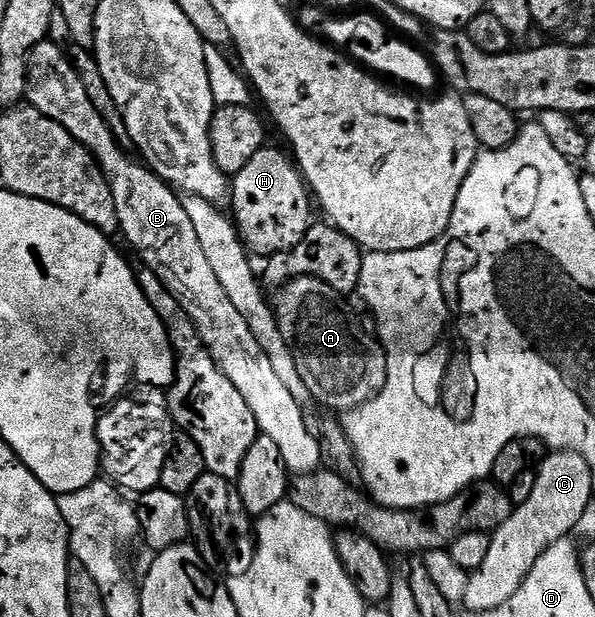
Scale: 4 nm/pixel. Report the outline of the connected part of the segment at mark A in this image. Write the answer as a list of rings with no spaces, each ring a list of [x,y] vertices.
[[[291,278],[273,295],[280,332],[296,360],[296,372],[319,407],[345,412],[374,398],[386,383],[386,352],[377,337],[365,334],[346,307],[347,299],[319,278]]]

